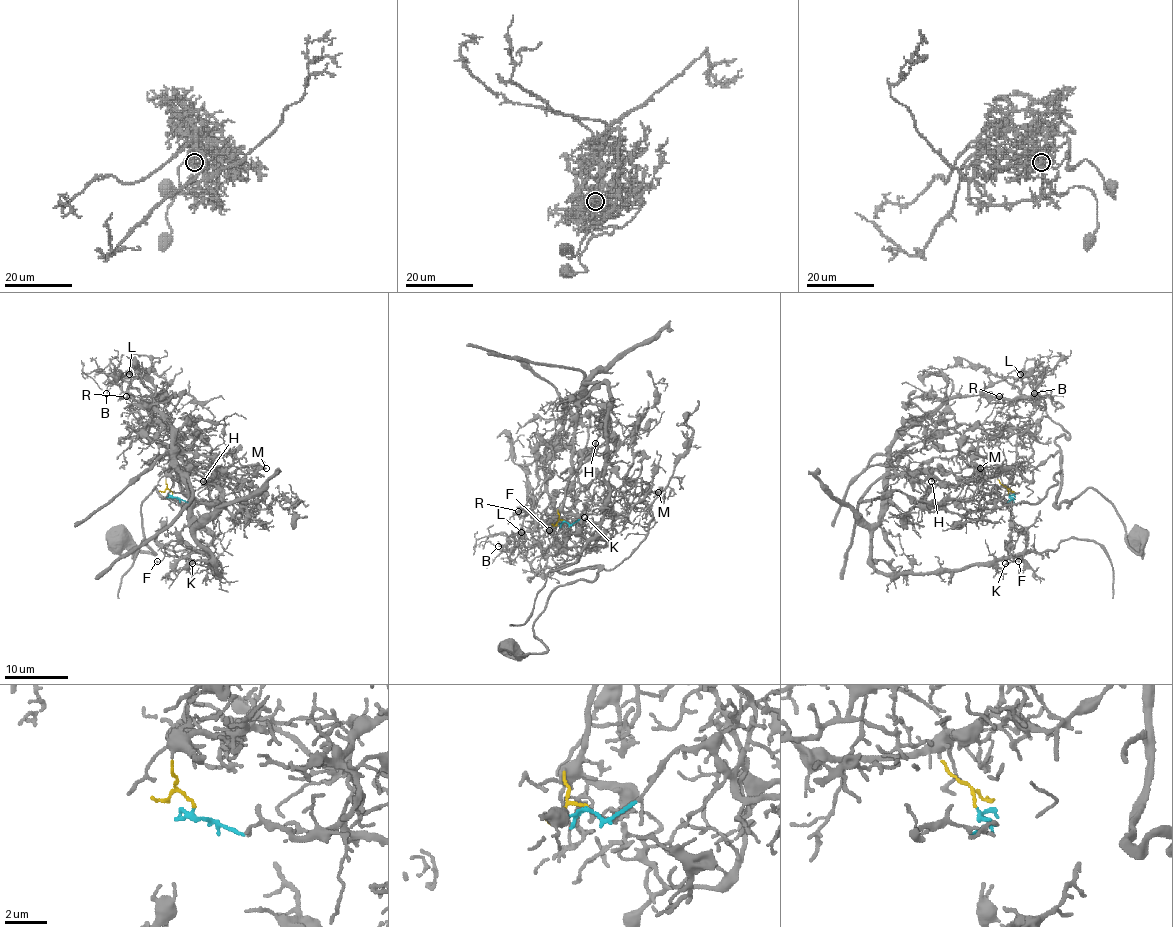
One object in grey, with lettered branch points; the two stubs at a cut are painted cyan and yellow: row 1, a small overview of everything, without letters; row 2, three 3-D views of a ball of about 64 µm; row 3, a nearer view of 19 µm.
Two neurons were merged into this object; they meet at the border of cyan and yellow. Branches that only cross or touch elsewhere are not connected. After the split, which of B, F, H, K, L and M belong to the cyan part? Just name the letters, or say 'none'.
B, H, L, M

